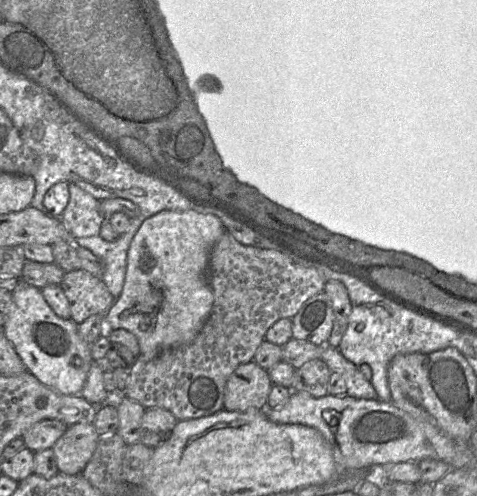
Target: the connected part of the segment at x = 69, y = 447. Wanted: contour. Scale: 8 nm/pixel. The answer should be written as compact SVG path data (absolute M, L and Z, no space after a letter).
M77 423L68 426L52 447L58 471L67 475L81 474L99 439L93 424Z

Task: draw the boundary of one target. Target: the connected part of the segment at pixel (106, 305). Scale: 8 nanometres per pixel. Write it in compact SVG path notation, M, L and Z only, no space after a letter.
M85 270L65 272L60 283L71 311L71 319L79 324L94 314L106 315L115 298L105 283Z

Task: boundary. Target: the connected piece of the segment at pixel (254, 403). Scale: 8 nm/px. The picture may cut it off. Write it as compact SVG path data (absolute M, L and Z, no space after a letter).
M254 360L241 364L227 380L224 409L228 411L266 410L272 385L268 370L260 367Z

